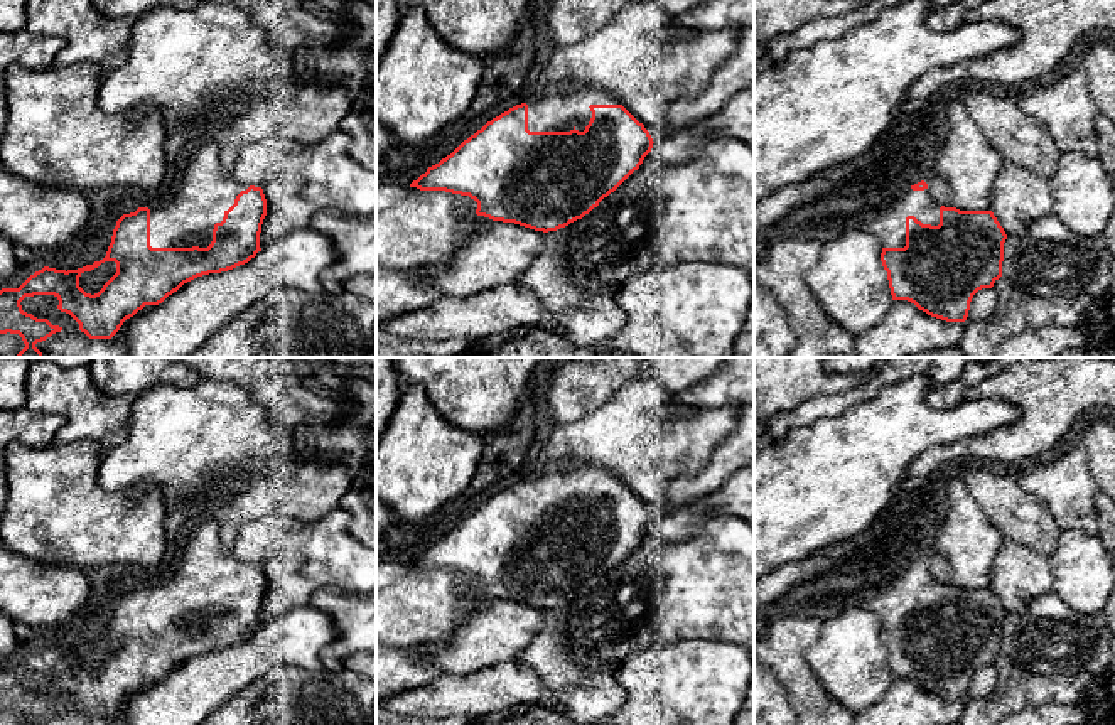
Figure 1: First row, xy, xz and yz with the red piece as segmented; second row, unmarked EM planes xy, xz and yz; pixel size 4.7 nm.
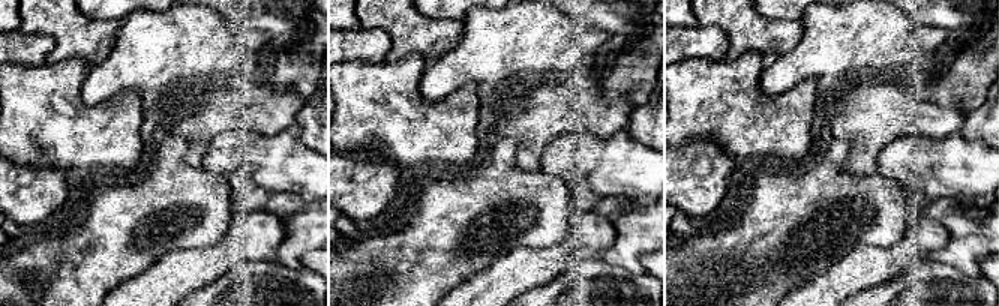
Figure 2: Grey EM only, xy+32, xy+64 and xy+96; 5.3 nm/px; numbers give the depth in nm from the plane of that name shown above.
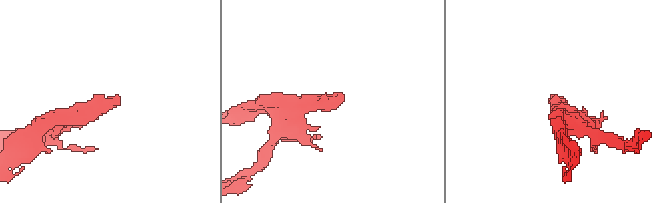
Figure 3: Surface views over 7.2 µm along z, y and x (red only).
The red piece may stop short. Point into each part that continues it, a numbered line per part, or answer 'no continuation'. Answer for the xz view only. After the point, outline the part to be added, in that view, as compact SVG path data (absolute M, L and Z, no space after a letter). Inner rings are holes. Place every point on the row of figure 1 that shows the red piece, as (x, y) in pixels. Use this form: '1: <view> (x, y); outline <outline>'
1: xz (564, 107); outline M557 84L526 105L530 132L584 132L592 118L590 105L621 101L594 84Z

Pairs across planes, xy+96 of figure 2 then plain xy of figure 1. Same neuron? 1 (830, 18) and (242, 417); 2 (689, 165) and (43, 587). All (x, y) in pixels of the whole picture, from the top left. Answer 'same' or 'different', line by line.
1: same
2: same

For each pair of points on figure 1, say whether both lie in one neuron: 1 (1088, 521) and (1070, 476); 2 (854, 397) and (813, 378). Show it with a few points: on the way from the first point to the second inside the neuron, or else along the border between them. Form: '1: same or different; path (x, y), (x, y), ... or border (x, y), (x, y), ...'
1: same; path (1077, 510), (1070, 501), (1070, 488)
2: different; border (874, 375), (844, 392), (820, 393), (807, 402)

